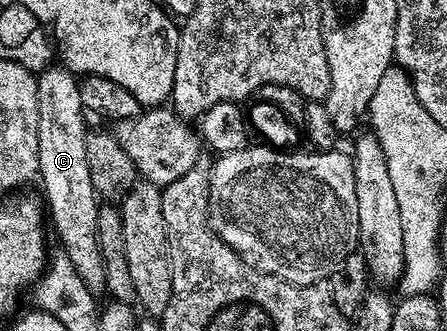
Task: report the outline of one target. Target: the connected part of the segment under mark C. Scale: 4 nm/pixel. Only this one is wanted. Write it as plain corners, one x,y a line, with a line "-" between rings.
62,66
43,69
36,77
38,82
38,166
39,182
43,184
45,204
55,230
63,242
64,253
81,274
86,288
94,295
105,289
106,268
98,244
97,218
100,203
95,193
86,161
85,138
87,119
78,79

